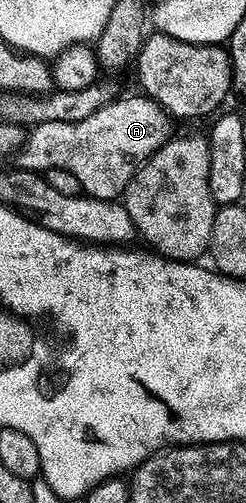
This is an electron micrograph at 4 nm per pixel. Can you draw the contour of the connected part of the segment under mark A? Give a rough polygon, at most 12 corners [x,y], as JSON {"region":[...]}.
{"region":[[145,94],[28,131],[18,167],[115,200],[169,139]]}

